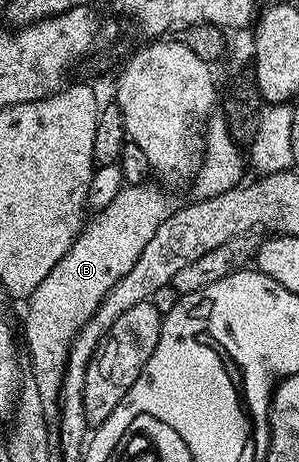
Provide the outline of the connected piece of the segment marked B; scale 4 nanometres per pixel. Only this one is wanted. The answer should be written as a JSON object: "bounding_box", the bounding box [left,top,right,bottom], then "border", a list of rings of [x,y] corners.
{"bounding_box":[22,182,170,406],"border":[[[145,182],[143,184],[129,184],[122,187],[120,193],[114,198],[112,202],[105,209],[97,211],[85,223],[84,227],[80,229],[80,235],[77,236],[76,241],[70,246],[70,250],[66,250],[66,254],[62,254],[62,262],[58,262],[58,266],[54,266],[54,270],[50,270],[50,274],[46,274],[46,278],[42,278],[42,283],[39,284],[38,290],[34,290],[34,294],[29,296],[26,301],[28,313],[24,316],[24,336],[22,332],[22,340],[28,343],[28,360],[32,363],[31,375],[34,377],[38,390],[42,394],[45,405],[52,406],[59,401],[60,398],[60,384],[64,381],[64,363],[68,360],[68,345],[71,344],[72,339],[78,334],[80,327],[86,323],[94,314],[94,310],[98,308],[102,302],[102,298],[114,286],[114,282],[118,282],[122,278],[122,274],[126,274],[133,268],[134,262],[138,262],[138,254],[142,254],[142,250],[146,247],[146,242],[150,242],[150,238],[154,238],[154,230],[158,230],[158,226],[162,226],[162,222],[168,216],[170,205],[168,205],[168,196],[153,182]]]}

